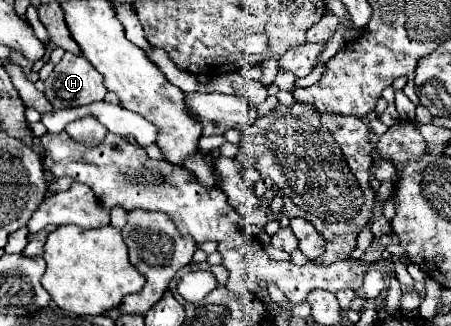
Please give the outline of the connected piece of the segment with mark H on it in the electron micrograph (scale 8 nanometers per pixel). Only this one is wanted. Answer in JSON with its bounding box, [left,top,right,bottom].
[46,52,106,108]

